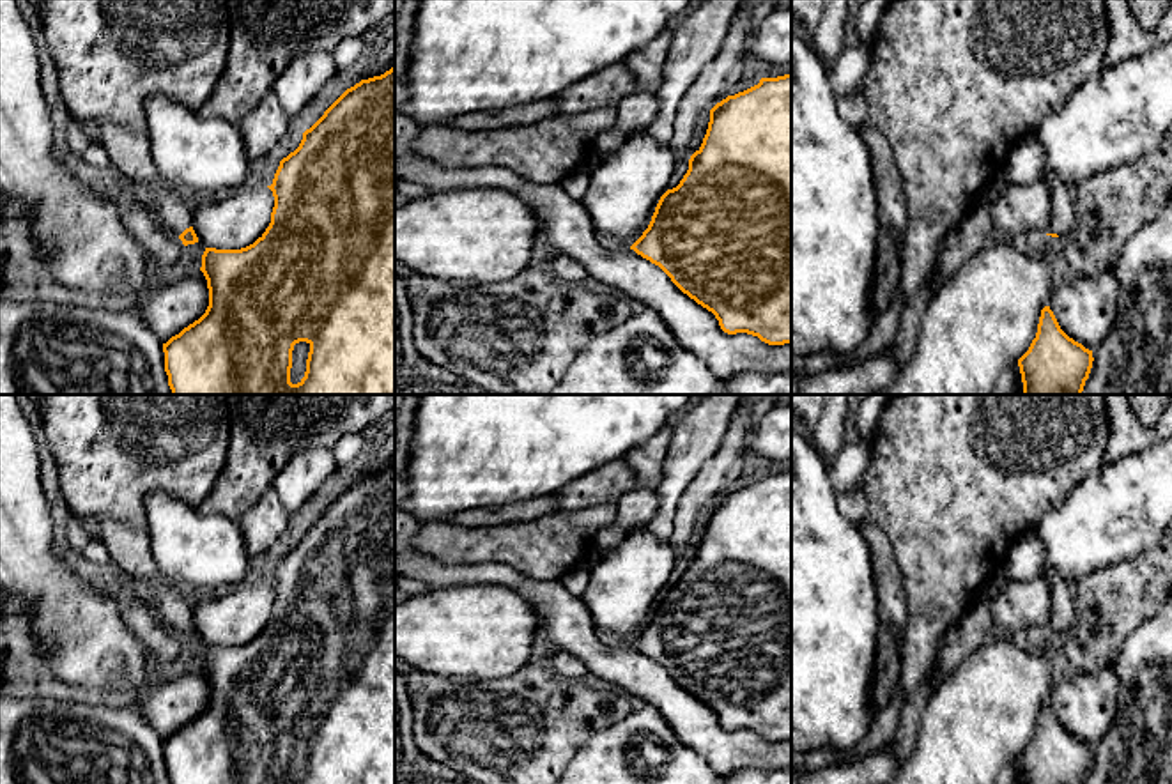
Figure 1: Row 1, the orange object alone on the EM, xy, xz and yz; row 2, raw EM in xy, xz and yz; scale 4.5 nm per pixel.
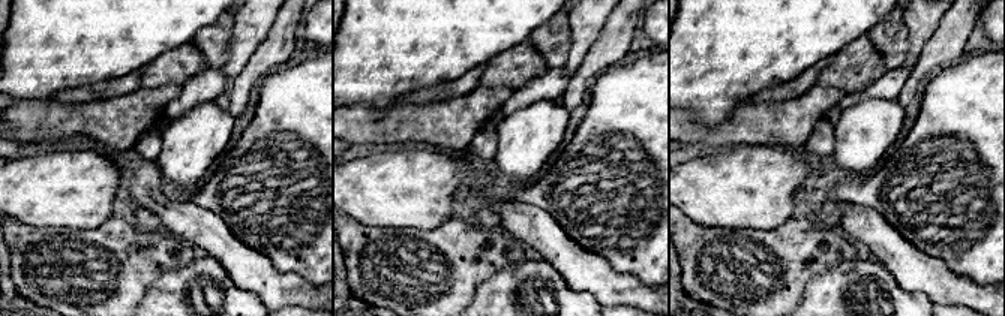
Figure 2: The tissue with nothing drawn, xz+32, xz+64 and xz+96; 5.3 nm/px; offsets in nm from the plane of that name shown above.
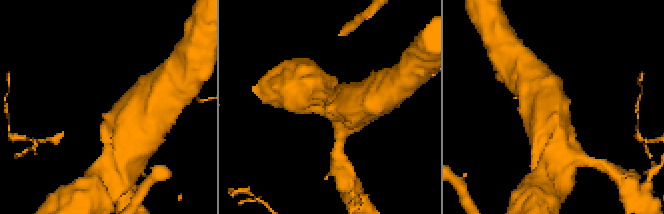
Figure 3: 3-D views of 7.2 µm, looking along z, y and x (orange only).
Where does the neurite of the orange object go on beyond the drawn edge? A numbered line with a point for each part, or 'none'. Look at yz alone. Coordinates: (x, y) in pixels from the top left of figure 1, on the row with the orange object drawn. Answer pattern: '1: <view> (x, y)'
1: yz (1027, 161)

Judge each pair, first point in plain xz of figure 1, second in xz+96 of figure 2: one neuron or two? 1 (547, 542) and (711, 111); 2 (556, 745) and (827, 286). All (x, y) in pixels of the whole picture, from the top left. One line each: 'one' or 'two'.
1: two
2: two

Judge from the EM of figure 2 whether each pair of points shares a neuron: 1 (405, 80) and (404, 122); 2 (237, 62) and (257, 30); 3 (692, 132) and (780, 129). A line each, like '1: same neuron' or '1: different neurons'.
1: different neurons
2: same neuron
3: same neuron

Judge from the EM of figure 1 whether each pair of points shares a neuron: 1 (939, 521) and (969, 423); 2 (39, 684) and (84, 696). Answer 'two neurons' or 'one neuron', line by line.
1: one neuron
2: one neuron

